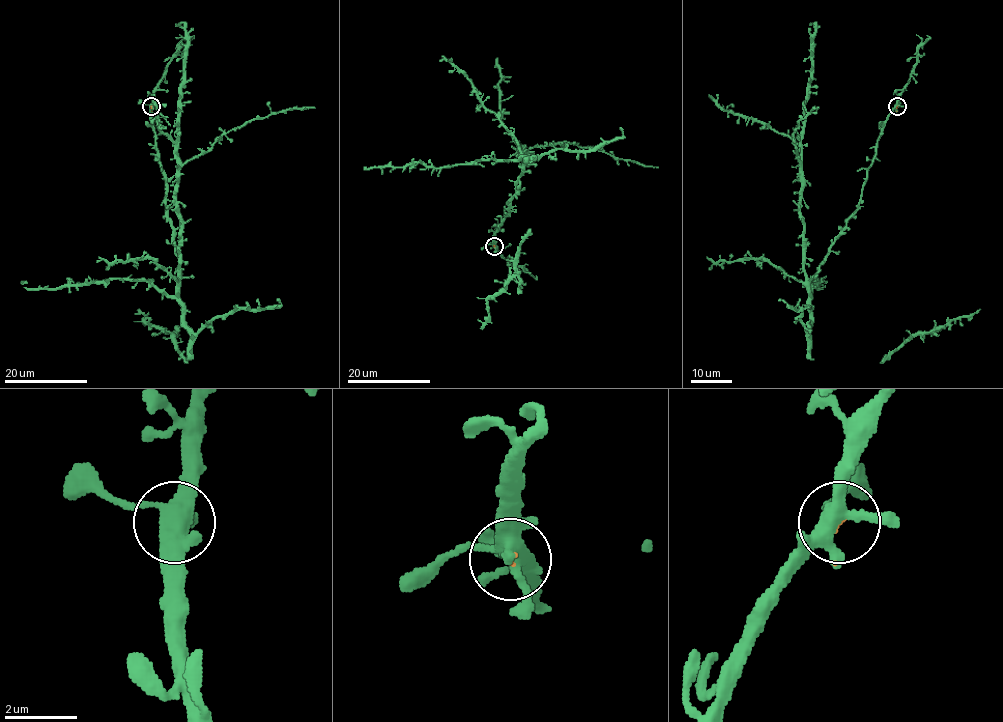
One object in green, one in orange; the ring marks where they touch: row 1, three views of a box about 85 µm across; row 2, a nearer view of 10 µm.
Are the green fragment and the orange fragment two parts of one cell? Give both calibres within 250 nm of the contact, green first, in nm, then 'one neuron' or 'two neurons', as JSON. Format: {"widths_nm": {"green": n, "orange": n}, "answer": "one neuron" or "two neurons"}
{"widths_nm": {"green": 420, "orange": 70}, "answer": "one neuron"}

